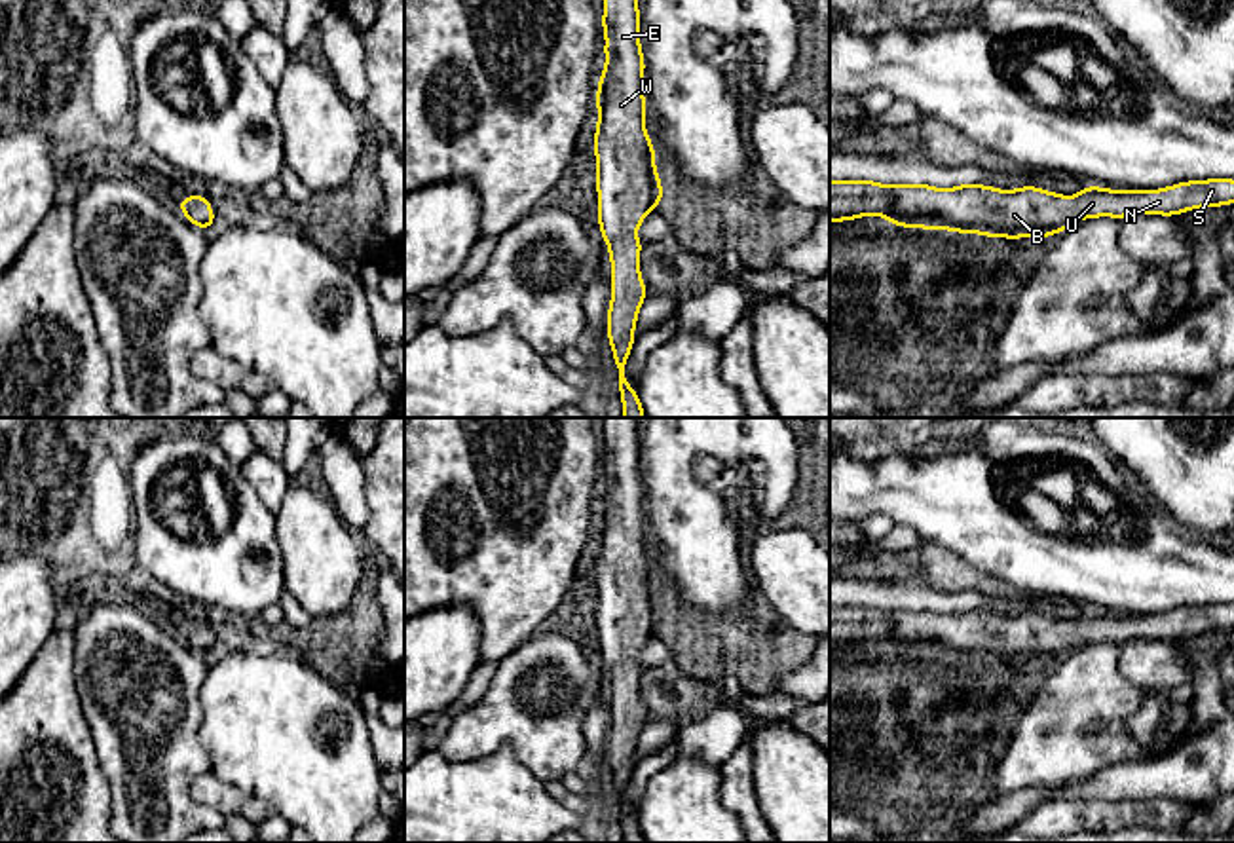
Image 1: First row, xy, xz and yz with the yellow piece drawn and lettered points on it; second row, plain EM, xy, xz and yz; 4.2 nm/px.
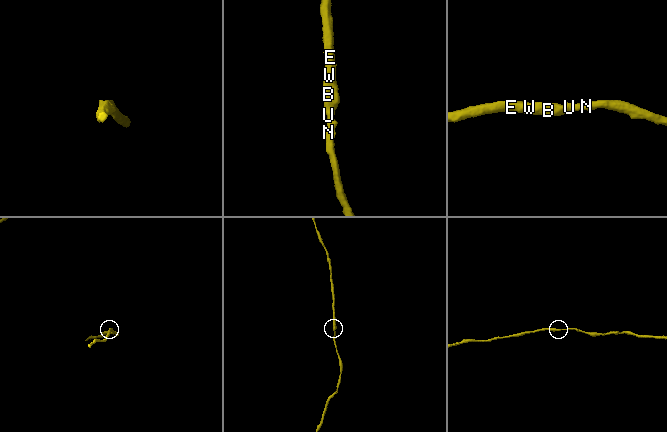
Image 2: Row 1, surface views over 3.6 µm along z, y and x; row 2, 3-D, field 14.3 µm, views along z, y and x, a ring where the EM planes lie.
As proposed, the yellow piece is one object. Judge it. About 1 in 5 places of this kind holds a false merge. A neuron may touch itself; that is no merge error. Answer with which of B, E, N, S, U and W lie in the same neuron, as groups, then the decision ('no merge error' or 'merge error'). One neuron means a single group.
groups B E N S U W; no merge error

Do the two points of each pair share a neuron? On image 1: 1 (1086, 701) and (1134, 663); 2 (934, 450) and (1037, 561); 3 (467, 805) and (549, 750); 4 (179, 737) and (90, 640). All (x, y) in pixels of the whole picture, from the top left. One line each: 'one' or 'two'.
1: two
2: two
3: two
4: one

